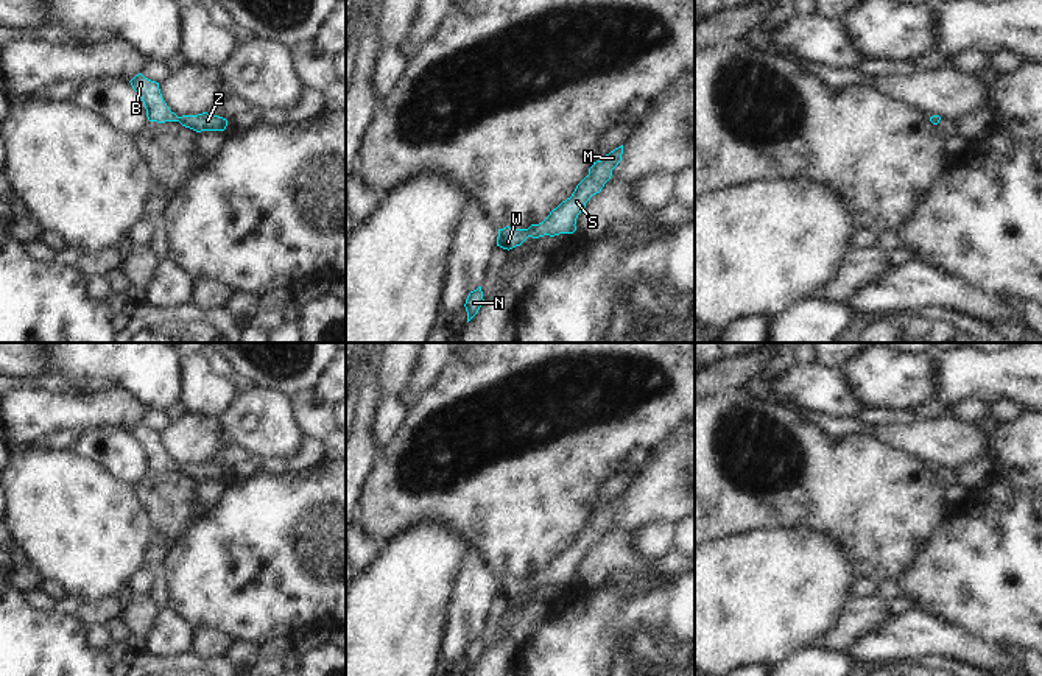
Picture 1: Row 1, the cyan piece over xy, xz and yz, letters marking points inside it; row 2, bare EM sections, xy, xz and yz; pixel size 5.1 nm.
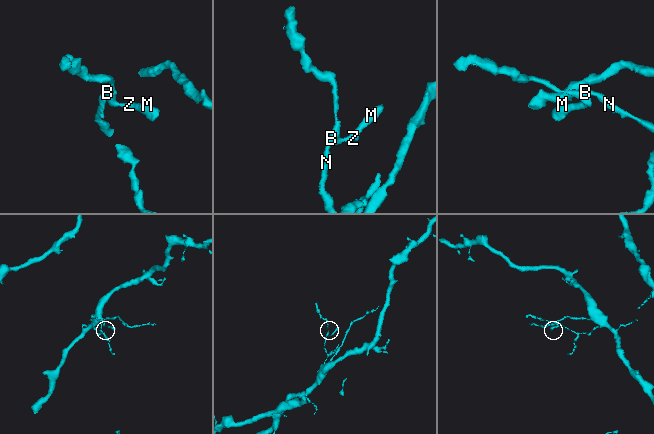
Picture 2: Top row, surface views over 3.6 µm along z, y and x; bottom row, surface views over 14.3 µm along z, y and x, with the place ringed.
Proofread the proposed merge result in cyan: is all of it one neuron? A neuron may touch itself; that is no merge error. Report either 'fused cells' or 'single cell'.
single cell

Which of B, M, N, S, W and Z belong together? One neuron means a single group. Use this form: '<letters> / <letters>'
B M N S W Z

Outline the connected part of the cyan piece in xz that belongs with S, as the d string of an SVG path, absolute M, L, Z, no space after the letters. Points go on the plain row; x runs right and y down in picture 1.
M623 494L606 503L601 509L593 511L589 523L576 534L572 545L553 558L542 572L531 573L528 578L514 578L509 575L498 578L497 595L509 600L520 595L528 586L539 587L544 584L573 583L578 564L586 556L586 551L600 542L611 528L612 519L621 509L621 503Z

